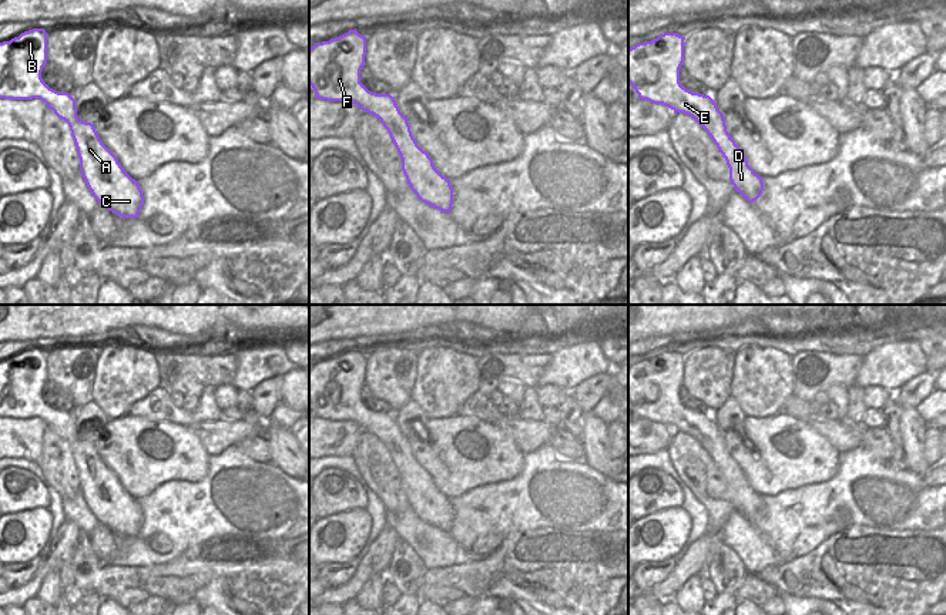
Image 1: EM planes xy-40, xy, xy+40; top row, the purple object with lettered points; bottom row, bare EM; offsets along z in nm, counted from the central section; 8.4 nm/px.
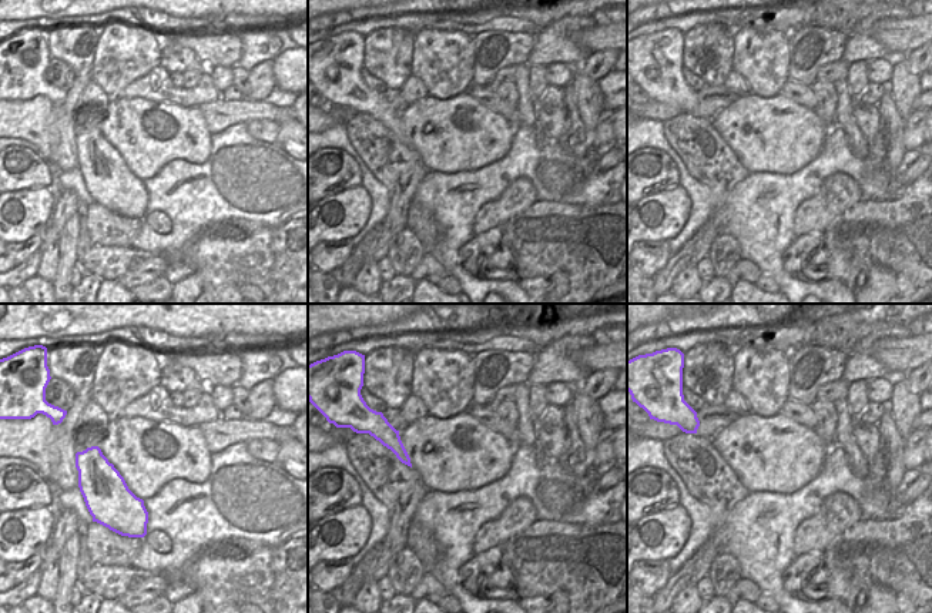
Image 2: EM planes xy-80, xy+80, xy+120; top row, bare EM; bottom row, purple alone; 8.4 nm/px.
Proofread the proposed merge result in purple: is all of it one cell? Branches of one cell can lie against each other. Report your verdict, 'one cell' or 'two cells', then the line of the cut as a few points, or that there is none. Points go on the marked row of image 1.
one cell; cut none

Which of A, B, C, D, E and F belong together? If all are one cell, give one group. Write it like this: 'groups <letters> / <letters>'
groups A B C D E F

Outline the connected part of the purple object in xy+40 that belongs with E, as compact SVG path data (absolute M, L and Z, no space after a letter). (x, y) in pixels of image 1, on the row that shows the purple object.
M677 33L628 48L628 83L640 100L662 104L692 117L711 137L729 168L729 181L748 202L757 201L762 191L762 177L748 161L727 131L724 114L710 95L692 93L681 85L680 68L684 63L684 40Z

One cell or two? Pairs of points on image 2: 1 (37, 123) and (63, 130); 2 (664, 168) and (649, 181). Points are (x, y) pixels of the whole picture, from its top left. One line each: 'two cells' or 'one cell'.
1: two cells
2: one cell

